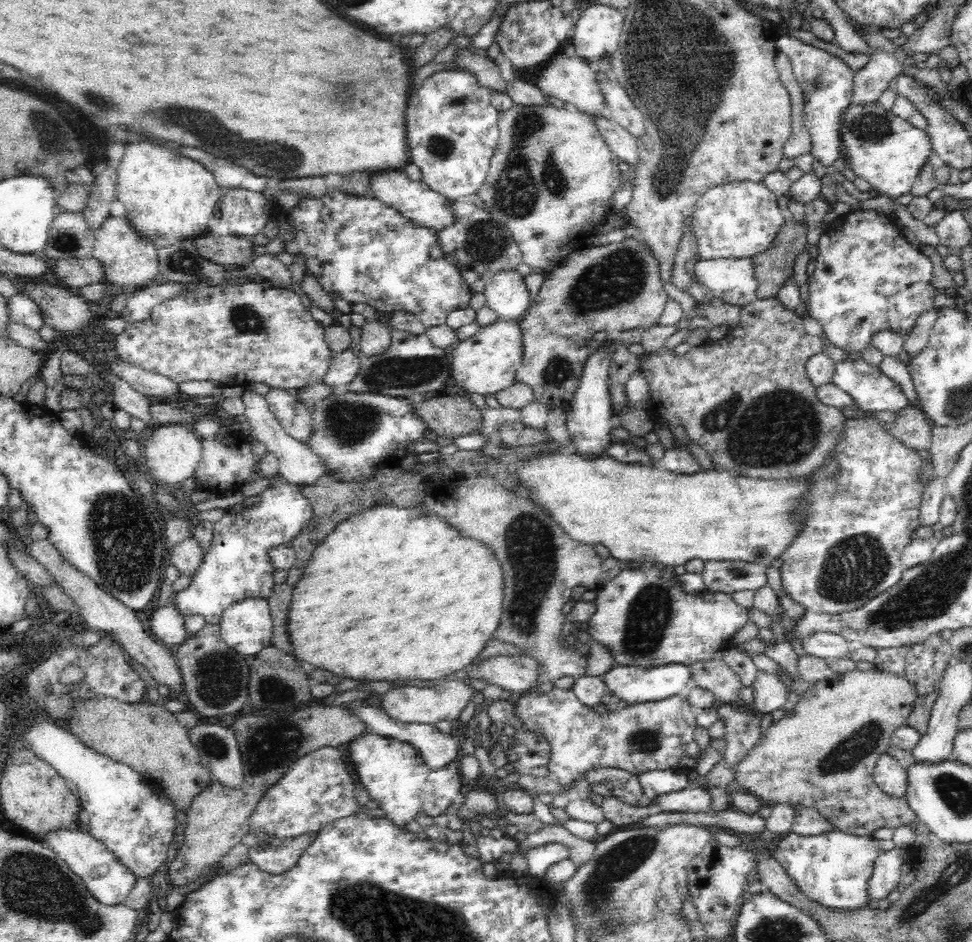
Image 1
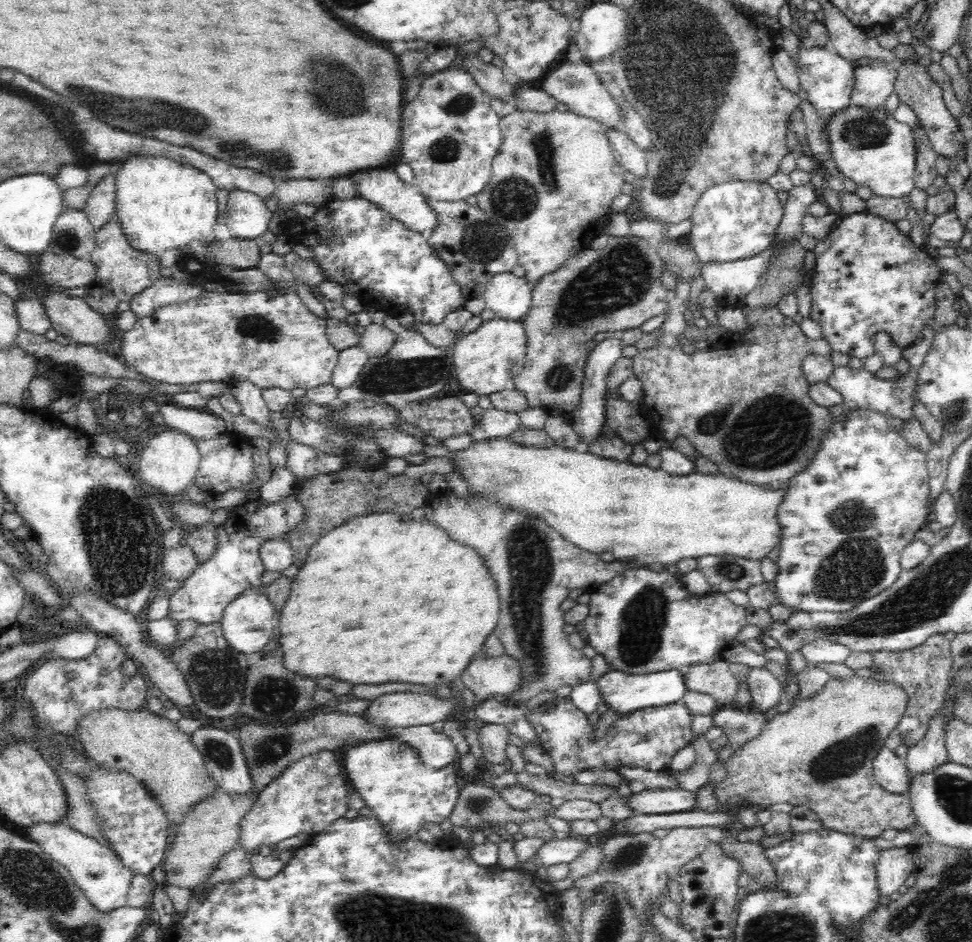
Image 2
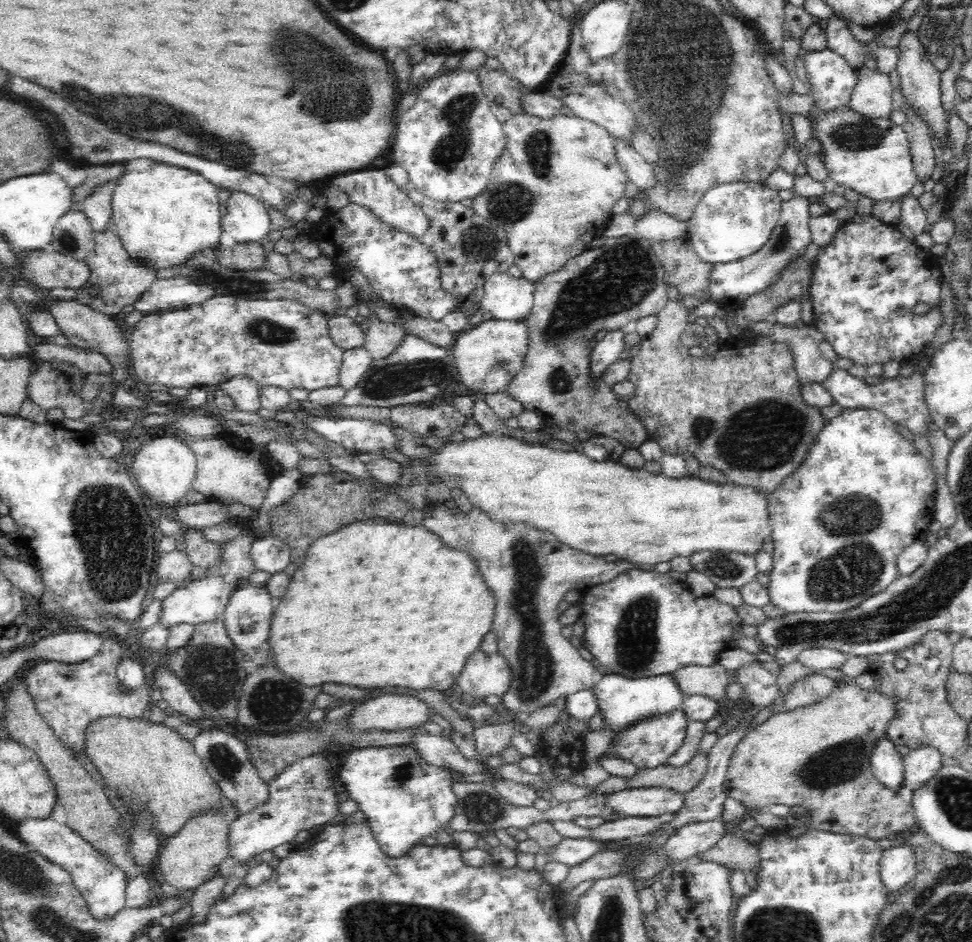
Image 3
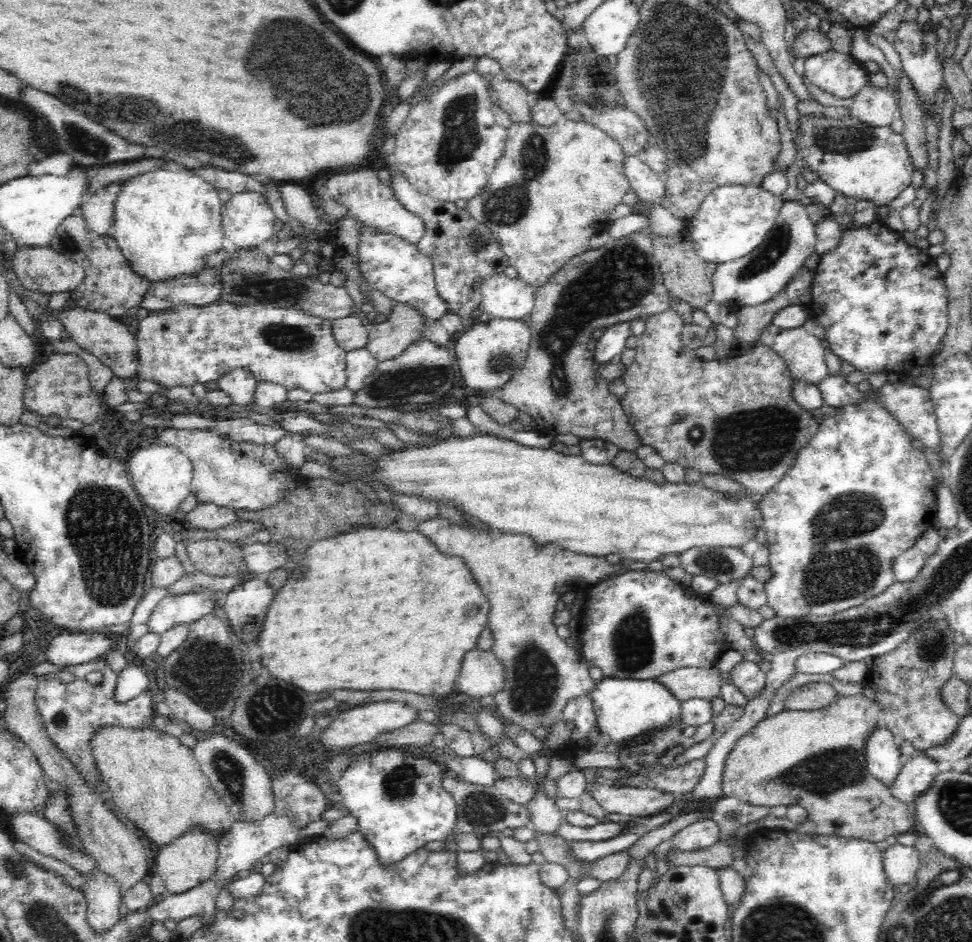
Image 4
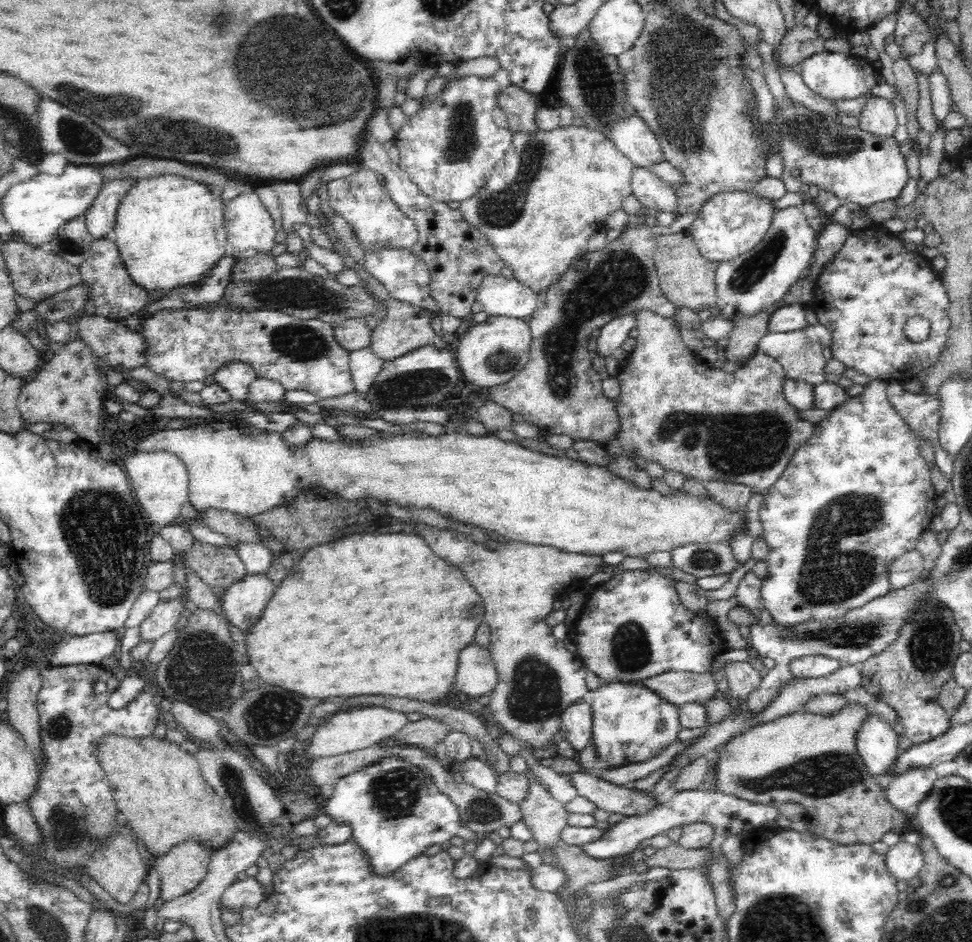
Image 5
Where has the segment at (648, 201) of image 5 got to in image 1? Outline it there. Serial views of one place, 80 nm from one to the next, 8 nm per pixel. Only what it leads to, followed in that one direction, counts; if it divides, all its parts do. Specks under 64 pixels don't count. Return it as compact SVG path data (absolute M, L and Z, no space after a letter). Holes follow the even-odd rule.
M592 116L592 119L614 156L617 156L622 162L627 162L630 166L635 166L635 163L638 162L637 137L630 134L609 116Z

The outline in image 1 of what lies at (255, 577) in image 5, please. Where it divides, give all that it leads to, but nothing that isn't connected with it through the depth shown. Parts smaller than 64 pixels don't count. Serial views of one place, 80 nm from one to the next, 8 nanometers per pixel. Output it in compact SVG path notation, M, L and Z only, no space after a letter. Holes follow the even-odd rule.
M254 597L230 605L219 625L226 644L248 658L270 645L274 628L269 602Z

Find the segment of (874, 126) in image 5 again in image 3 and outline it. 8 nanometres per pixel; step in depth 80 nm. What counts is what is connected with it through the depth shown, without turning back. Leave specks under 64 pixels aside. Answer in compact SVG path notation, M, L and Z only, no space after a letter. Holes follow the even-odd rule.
M872 63L858 68L857 72L859 80L849 100L850 108L864 118L888 119L895 110L889 76L878 72Z

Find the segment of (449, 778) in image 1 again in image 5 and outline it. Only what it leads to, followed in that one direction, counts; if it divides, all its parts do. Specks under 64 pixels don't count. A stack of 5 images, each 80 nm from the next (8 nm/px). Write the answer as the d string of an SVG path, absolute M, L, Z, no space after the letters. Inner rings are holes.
M387 755L386 758L380 758L352 774L340 778L333 790L332 797L327 800L323 812L332 821L348 824L352 828L351 838L365 851L374 874L394 874L410 858L424 854L426 849L433 844L449 841L452 836L460 836L470 842L477 842L481 838L462 823L457 806L449 796L442 794L437 785L430 770L416 766L397 755Z

